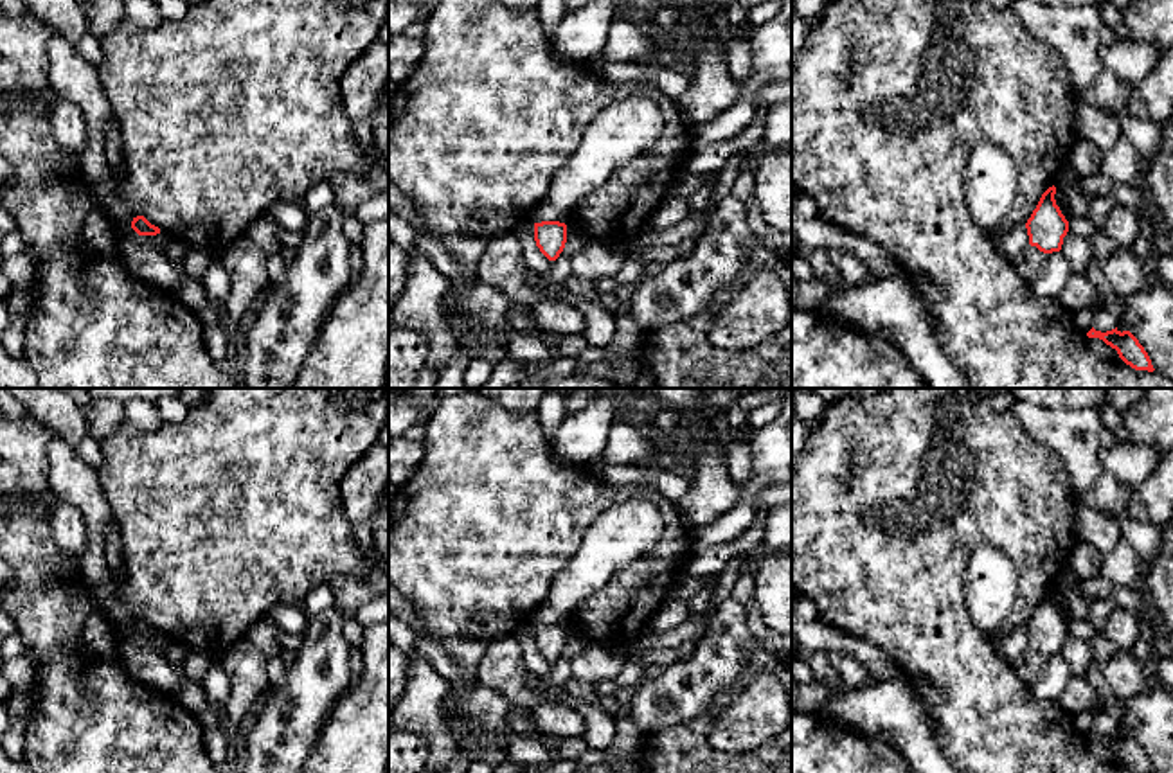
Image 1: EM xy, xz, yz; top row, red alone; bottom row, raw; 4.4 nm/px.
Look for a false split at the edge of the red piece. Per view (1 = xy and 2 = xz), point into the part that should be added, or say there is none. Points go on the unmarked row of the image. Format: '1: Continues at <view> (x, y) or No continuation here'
1: No continuation here
2: No continuation here

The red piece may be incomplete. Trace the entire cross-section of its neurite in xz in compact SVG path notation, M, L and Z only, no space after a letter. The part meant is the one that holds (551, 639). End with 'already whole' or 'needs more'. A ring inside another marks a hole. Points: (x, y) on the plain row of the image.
M560 624L534 626L534 644L549 663L556 663L567 645L567 627Z | already whole

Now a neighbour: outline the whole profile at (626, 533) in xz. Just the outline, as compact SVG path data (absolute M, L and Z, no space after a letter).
M648 500L610 505L585 532L576 555L558 572L531 624L570 626L574 611L624 566L642 563L664 532L660 511Z

